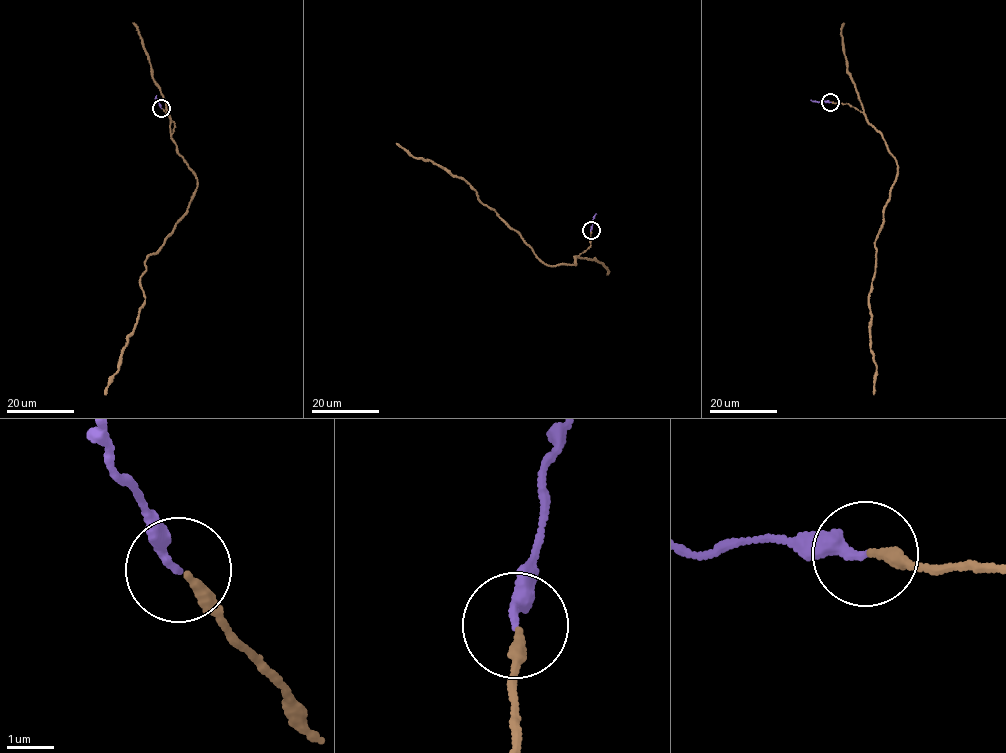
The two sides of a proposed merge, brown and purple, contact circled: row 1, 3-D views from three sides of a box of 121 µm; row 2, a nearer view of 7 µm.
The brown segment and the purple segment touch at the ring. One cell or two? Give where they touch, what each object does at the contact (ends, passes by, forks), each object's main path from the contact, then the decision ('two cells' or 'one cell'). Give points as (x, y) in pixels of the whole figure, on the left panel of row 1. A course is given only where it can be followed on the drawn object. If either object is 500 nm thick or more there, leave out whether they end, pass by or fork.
(161, 108) | brown ends | purple ends | brown via (162, 108), (175, 124), (171, 138), (196, 190), (186, 214), (145, 261), (145, 304), (104, 394) | purple via (161, 108), (156, 95) | one cell

